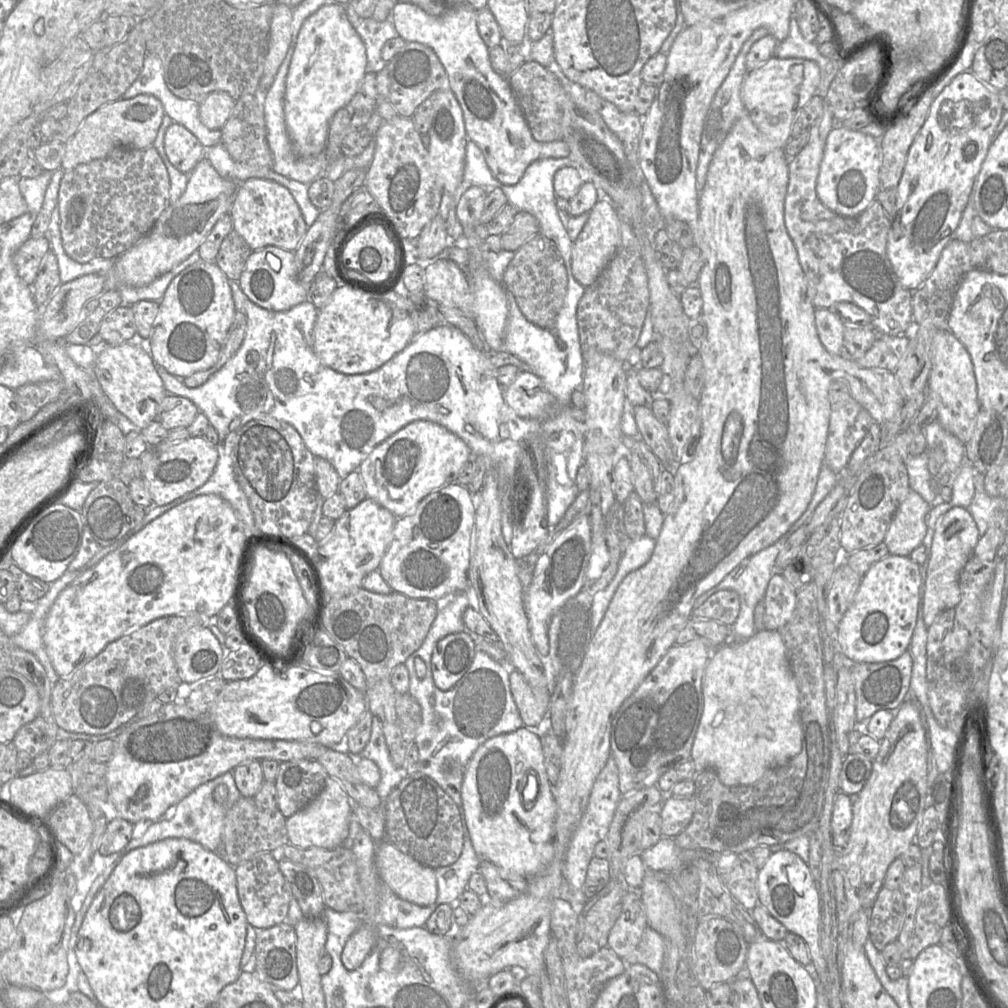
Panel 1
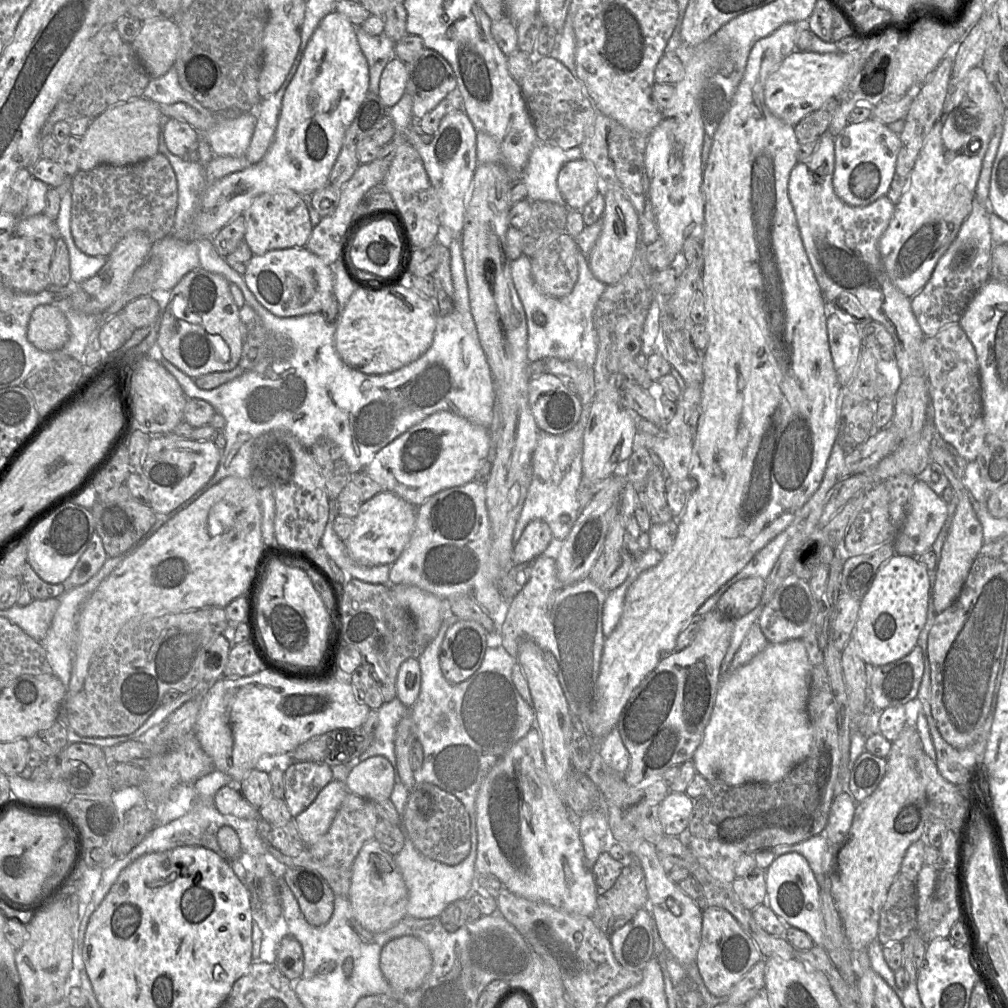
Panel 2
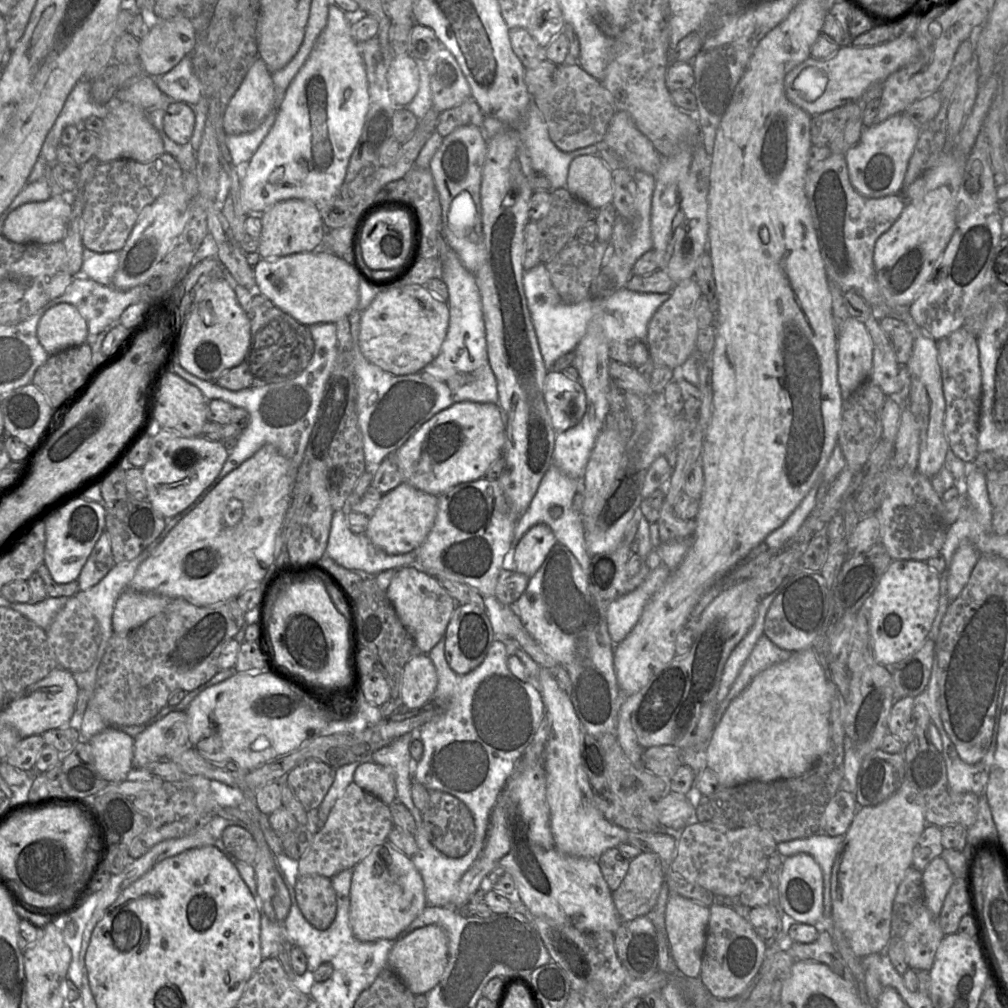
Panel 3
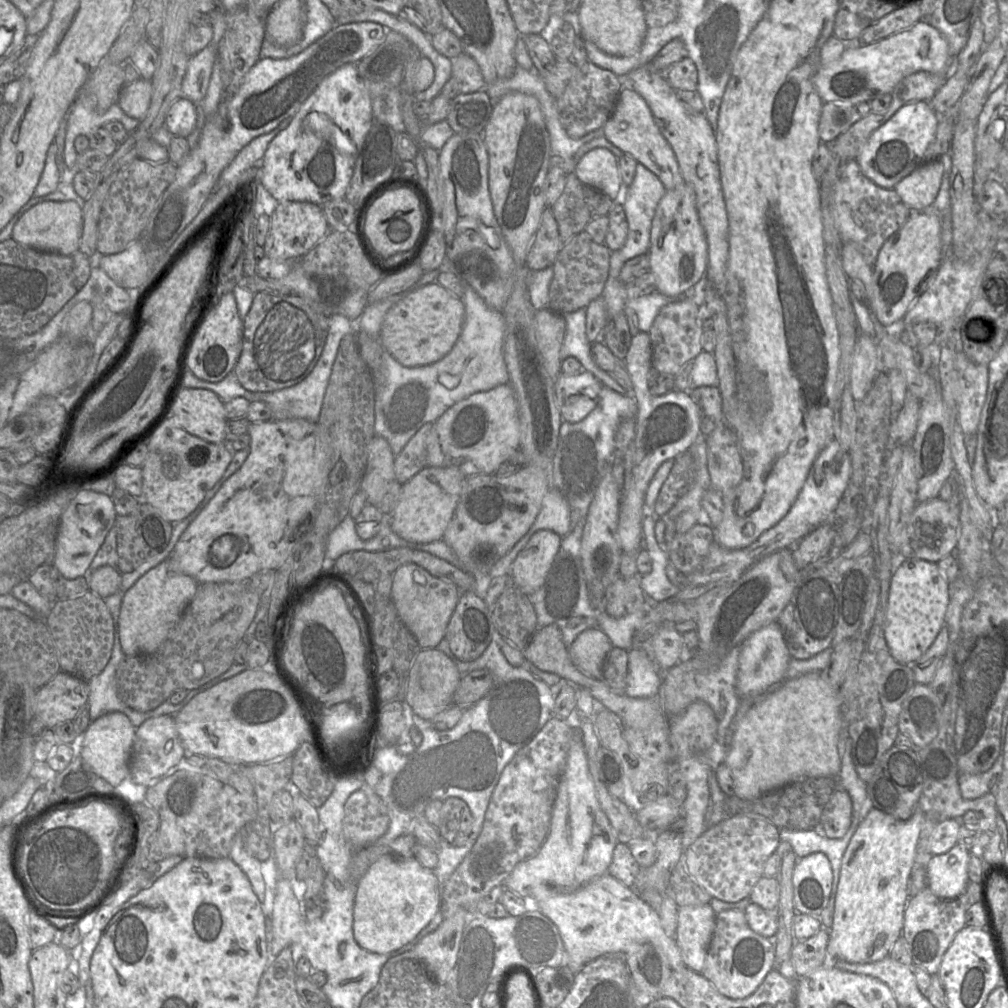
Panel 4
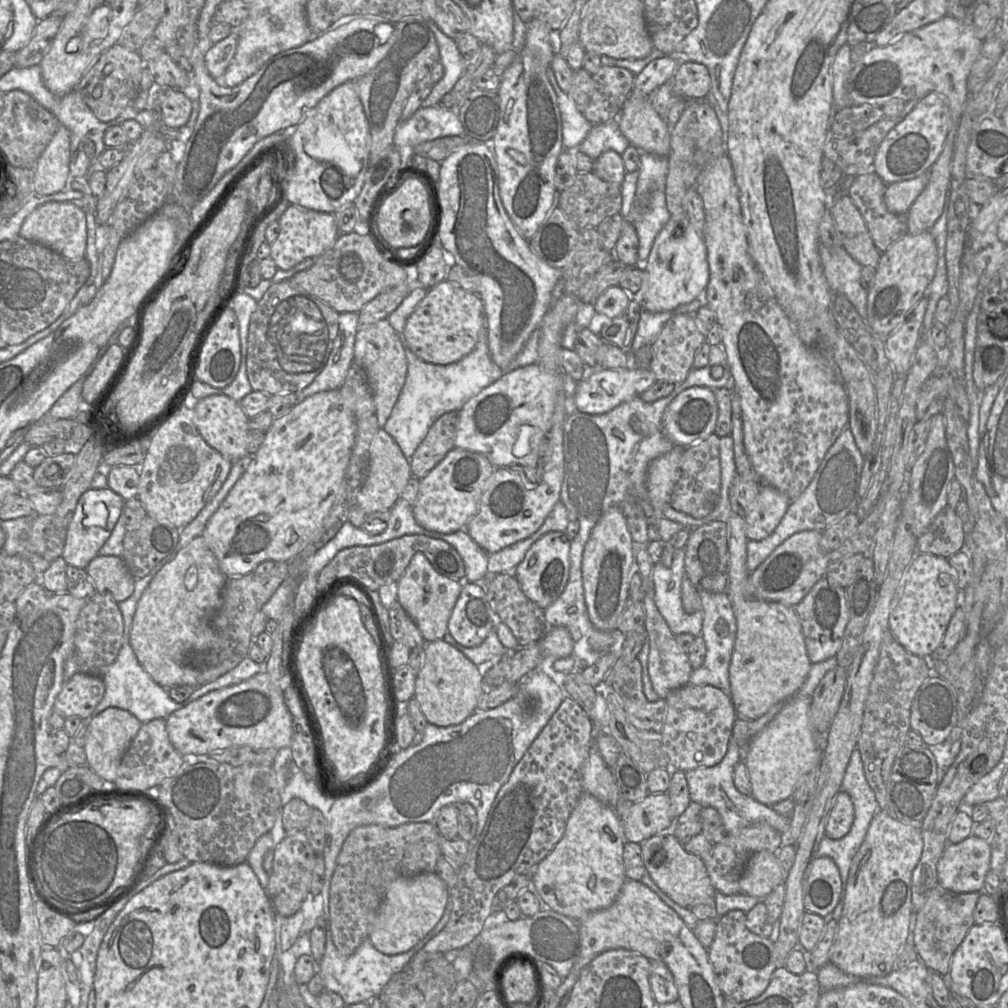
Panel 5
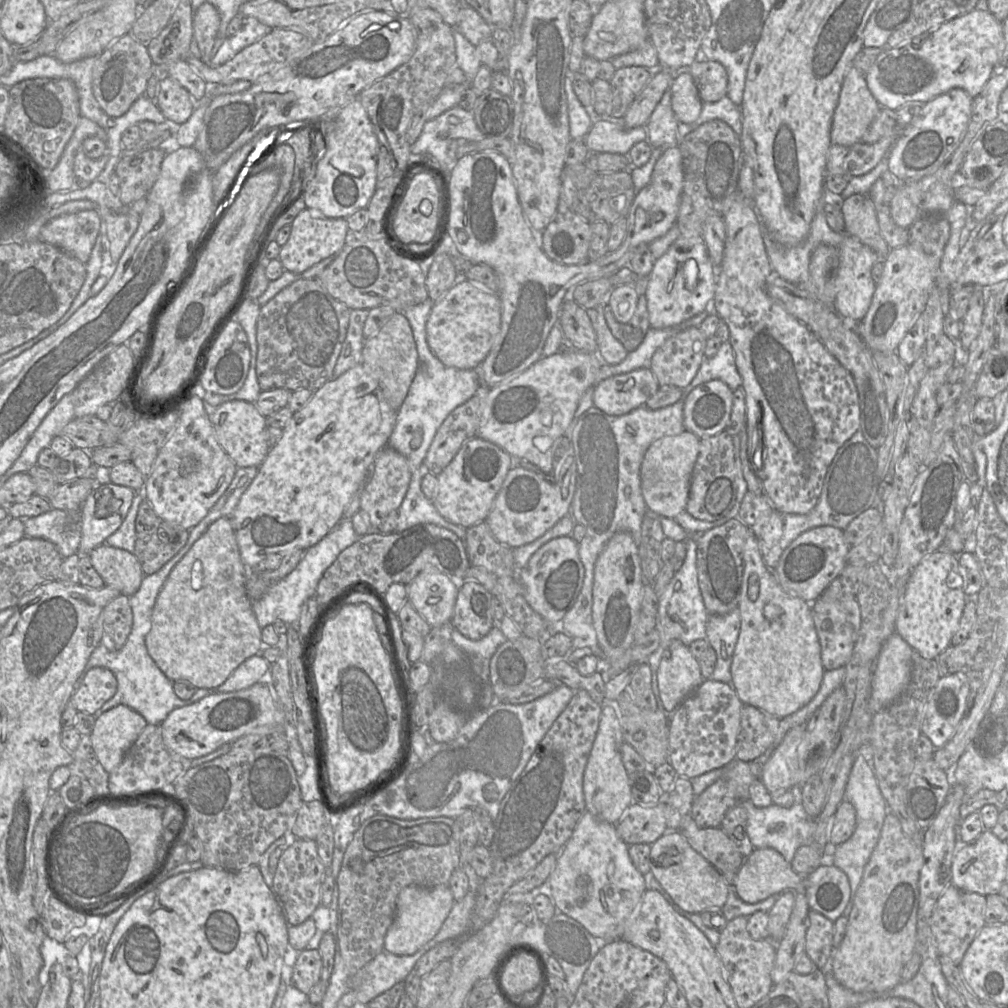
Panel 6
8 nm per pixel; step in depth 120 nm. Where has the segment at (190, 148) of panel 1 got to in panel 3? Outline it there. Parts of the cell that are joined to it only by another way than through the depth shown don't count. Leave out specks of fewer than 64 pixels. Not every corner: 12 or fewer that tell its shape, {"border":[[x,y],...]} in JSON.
{"border":[[171,102],[164,131],[179,145],[190,144],[194,106]]}

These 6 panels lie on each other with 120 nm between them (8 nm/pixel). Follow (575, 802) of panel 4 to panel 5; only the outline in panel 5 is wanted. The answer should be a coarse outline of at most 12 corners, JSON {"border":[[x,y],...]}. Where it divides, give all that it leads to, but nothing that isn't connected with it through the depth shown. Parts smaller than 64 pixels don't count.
{"border":[[583,793],[533,870],[545,909],[581,922],[627,880],[623,826]]}

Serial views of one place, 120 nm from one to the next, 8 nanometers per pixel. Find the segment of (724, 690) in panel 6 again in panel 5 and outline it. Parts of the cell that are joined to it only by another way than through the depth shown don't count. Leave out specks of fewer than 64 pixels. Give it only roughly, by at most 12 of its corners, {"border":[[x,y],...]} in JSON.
{"border":[[687,684],[665,699],[669,769],[719,764],[731,696]]}

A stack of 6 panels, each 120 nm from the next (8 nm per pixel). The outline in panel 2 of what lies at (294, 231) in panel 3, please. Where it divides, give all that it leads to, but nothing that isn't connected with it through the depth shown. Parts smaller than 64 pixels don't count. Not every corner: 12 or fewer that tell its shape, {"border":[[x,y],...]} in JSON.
{"border":[[296,192],[261,194],[242,216],[254,255],[305,247],[313,229]]}

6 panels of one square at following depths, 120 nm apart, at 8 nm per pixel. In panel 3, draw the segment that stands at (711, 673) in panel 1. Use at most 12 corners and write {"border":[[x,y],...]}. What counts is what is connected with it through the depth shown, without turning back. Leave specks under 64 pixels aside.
{"border":[[813,648],[755,676],[705,750],[722,787],[801,776],[837,688]]}

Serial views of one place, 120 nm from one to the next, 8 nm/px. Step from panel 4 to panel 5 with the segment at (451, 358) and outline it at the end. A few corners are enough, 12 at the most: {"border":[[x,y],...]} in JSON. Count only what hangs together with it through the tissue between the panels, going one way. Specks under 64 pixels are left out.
{"border":[[486,328],[457,362],[406,347],[406,381],[382,428],[410,459],[432,424],[505,371],[537,363],[540,330],[503,370]]}

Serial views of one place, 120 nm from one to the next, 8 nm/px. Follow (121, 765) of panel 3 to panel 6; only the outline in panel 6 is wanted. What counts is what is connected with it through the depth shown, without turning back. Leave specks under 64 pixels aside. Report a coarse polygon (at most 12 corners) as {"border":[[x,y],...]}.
{"border":[[117,705],[96,716],[92,748],[106,772],[121,763],[147,725]]}

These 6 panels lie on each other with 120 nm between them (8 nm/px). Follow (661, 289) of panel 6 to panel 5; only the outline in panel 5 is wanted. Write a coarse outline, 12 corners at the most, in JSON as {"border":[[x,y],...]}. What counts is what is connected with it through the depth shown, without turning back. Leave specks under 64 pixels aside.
{"border":[[671,215],[647,260],[643,309],[672,311],[709,282],[703,231]]}

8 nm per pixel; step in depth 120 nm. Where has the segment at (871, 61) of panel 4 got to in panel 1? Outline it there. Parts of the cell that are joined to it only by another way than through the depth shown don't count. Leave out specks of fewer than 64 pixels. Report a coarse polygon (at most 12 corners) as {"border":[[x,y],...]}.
{"border":[[773,56],[747,73],[742,102],[784,149],[817,95],[814,61]]}

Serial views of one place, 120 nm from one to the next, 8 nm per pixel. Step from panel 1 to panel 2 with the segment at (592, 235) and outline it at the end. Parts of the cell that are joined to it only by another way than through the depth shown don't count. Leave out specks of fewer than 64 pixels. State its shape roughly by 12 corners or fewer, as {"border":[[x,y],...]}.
{"border":[[603,186],[603,227],[589,255],[611,285],[630,269],[640,241],[635,208]]}

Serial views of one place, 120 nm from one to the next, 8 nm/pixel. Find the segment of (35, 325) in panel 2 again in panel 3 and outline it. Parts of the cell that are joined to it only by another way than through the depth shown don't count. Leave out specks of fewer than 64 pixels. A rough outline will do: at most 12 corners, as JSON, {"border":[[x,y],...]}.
{"border":[[68,303],[47,309],[37,326],[49,355],[79,346],[86,320]]}

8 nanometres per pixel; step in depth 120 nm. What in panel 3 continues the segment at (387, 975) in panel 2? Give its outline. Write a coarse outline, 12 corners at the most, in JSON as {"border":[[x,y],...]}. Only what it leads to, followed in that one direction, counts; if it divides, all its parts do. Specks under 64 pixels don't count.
{"border":[[428,925],[397,940],[390,967],[415,995],[440,981],[448,938]]}

